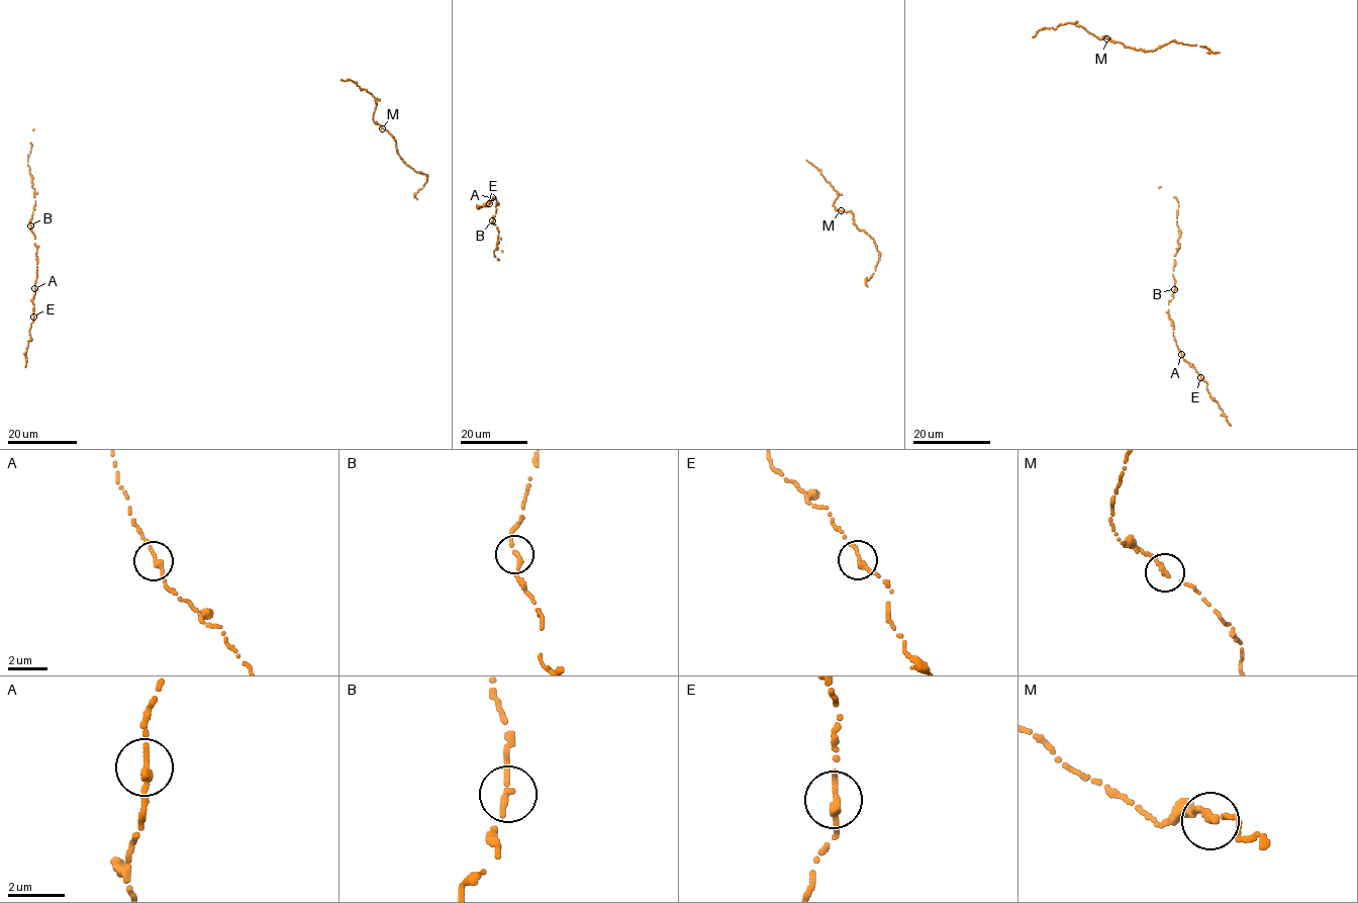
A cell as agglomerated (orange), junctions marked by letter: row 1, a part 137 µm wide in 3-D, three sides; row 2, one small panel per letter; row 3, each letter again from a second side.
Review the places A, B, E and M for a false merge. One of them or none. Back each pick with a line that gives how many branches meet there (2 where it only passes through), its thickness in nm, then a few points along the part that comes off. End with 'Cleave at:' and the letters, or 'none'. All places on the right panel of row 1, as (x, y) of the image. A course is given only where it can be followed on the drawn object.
Cleave at: none

